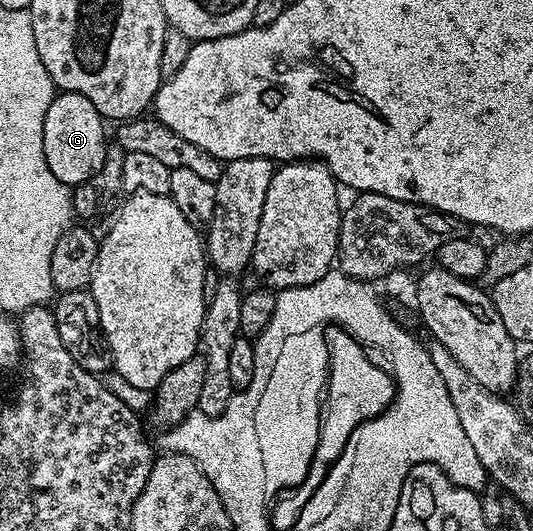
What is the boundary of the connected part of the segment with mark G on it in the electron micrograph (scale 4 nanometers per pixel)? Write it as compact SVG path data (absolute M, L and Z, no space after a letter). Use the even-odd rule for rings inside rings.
M58 93L48 107L43 124L44 158L51 174L70 188L90 183L105 162L105 127L104 117L86 95Z

